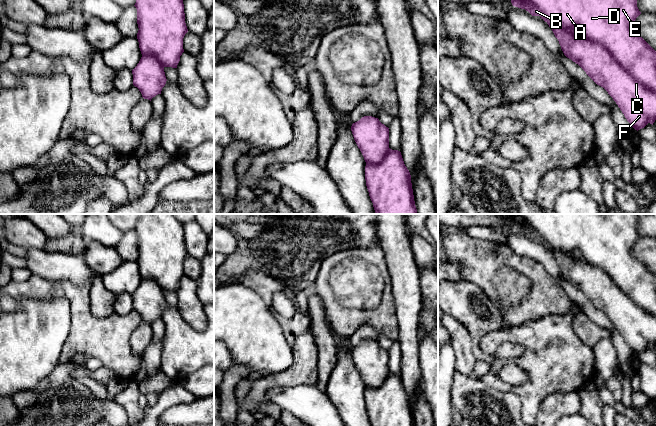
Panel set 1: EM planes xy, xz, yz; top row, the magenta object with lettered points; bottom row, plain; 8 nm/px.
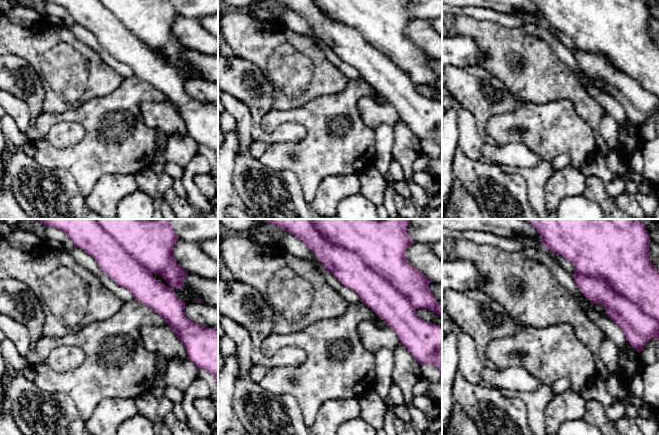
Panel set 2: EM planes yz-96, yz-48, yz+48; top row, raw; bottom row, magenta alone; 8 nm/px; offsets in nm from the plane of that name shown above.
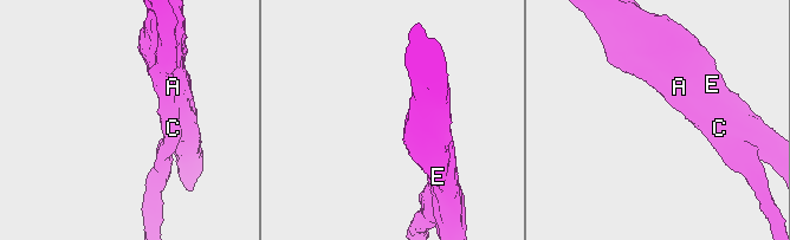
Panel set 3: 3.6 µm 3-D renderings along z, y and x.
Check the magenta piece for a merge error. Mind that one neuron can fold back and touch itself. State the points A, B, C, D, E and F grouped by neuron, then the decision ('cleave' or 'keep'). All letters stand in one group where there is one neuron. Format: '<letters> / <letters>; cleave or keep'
A B C D E F; keep

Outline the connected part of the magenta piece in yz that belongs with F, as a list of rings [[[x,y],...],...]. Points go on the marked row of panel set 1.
[[[511,0],[511,3],[515,7],[525,9],[532,16],[540,16],[549,25],[564,55],[578,64],[597,85],[608,92],[635,130],[644,128],[648,123],[653,125],[656,120],[656,51],[633,30],[633,23],[641,14],[637,0]]]

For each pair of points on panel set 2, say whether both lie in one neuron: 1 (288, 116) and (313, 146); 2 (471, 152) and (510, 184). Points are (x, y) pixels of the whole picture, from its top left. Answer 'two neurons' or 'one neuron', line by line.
1: one neuron
2: two neurons

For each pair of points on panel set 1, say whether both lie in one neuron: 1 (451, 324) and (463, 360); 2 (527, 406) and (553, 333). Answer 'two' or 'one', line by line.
1: one
2: one

